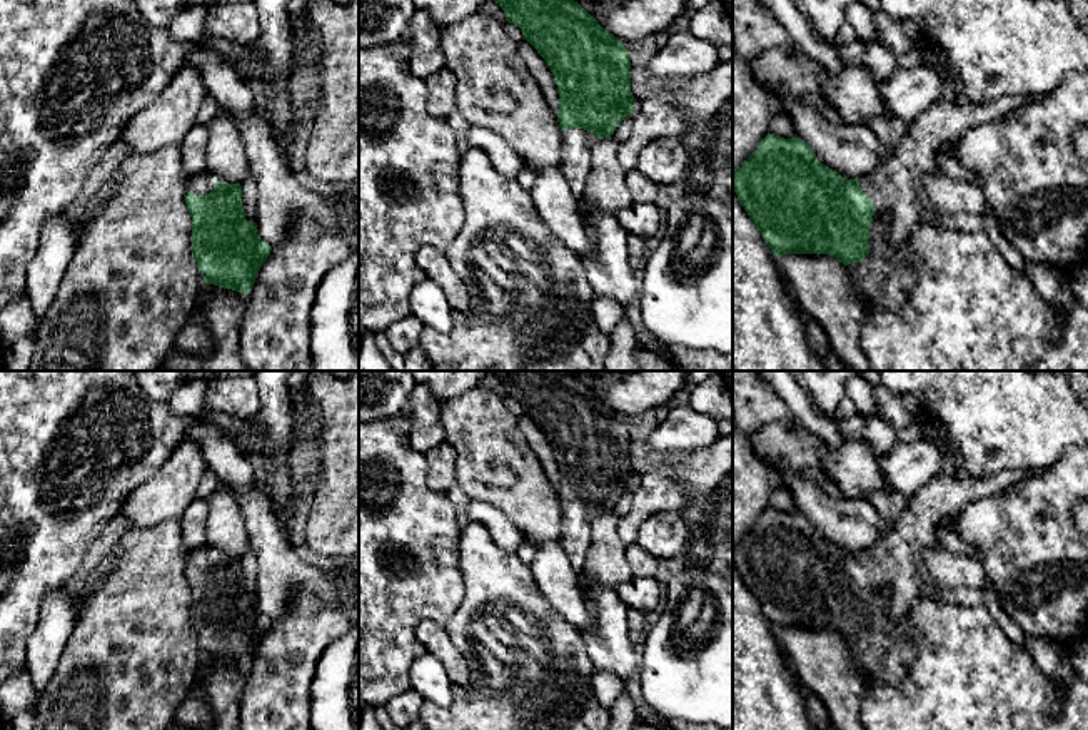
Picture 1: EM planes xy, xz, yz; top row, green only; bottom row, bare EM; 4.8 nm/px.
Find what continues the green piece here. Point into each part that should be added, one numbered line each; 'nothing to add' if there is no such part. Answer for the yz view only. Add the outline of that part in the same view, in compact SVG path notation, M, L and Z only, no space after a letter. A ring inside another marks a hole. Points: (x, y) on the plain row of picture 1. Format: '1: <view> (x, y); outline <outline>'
1: yz (895, 560); outline M965 466L958 474L941 473L918 493L899 503L898 521L873 548L859 550L863 566L873 575L874 585L893 588L889 613L906 616L923 595L919 573L921 553L934 545L936 523L970 501L995 494L1038 471L1001 471L991 476L971 476Z

